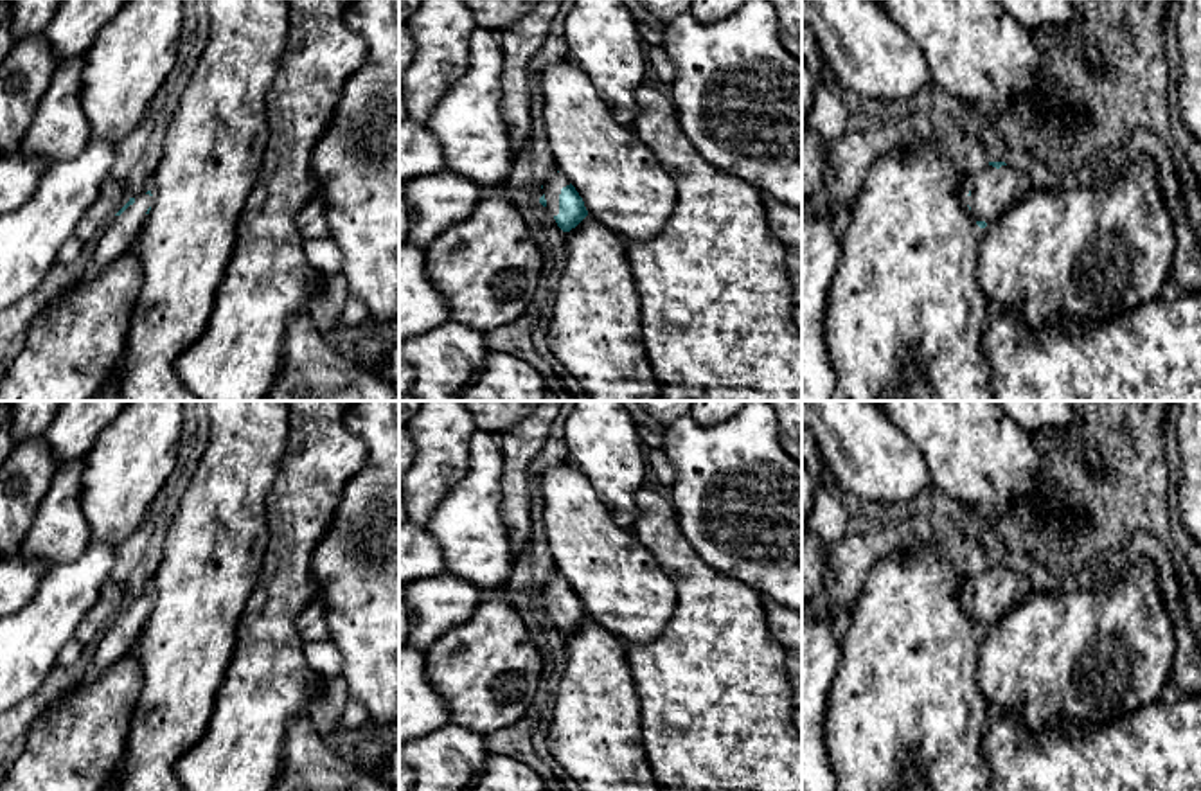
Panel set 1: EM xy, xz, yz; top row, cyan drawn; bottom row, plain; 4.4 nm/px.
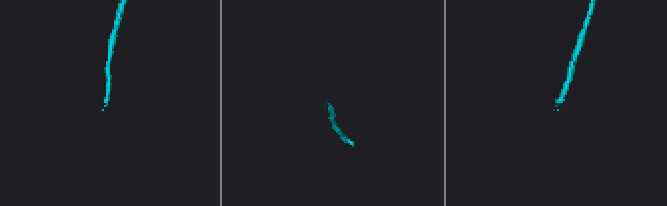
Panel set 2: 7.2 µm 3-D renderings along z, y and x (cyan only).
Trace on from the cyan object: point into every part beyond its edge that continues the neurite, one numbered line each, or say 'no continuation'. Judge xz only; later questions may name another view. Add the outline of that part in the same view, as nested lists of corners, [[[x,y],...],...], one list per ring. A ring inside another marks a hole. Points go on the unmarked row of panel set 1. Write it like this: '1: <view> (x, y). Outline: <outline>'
1: xz (552, 590). Outline: [[[556,575],[550,582],[543,586],[547,611],[552,618],[559,617],[559,597],[561,591],[566,588],[570,588],[570,584],[561,575]]]

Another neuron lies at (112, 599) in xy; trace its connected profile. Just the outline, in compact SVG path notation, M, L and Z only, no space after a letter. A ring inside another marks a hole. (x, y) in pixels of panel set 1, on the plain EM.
M108 579L101 590L97 602L86 613L86 618L102 631L115 617L129 604L129 599L120 584Z

